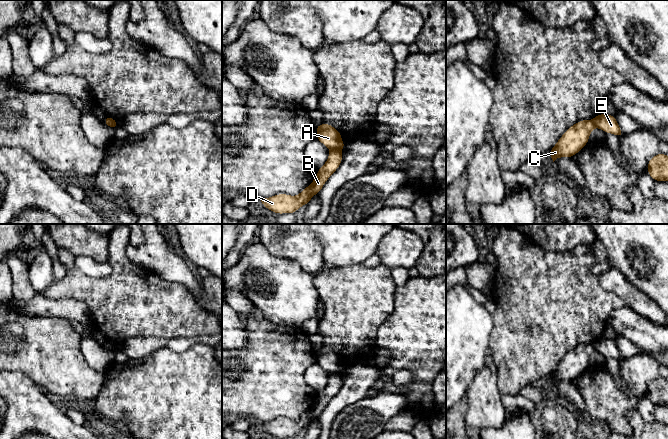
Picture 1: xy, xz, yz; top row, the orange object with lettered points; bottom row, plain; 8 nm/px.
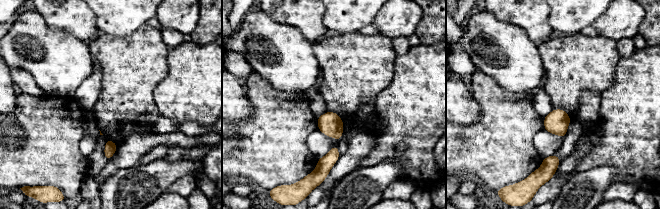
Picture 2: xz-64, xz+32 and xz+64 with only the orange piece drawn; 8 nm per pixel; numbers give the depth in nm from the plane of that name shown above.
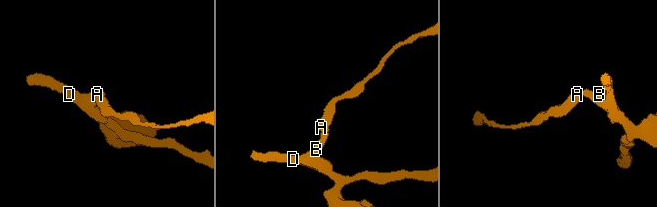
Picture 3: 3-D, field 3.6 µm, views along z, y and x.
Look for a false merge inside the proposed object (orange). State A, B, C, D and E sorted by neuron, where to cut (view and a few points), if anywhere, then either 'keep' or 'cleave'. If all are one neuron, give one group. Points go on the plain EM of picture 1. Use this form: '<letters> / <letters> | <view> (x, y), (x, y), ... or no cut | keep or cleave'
A C / B D E | xz (331, 372), (340, 374) | cleave

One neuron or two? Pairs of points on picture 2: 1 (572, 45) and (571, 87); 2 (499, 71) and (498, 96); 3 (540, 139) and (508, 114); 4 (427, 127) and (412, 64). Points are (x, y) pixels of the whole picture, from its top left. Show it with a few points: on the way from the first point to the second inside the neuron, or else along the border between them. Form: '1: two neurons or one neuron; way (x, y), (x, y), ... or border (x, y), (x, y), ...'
1: one neuron; way (572, 55), (572, 77)
2: two neurons; border (480, 70), (501, 87), (510, 91), (521, 91)
3: two neurons; border (542, 129), (534, 135), (532, 144), (543, 157)
4: one neuron; way (424, 111), (424, 80)

